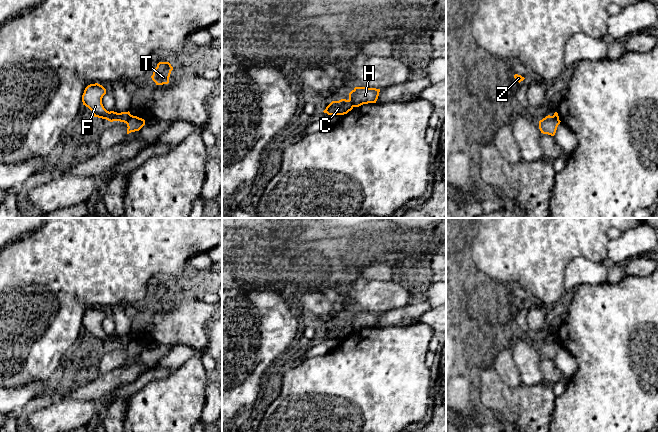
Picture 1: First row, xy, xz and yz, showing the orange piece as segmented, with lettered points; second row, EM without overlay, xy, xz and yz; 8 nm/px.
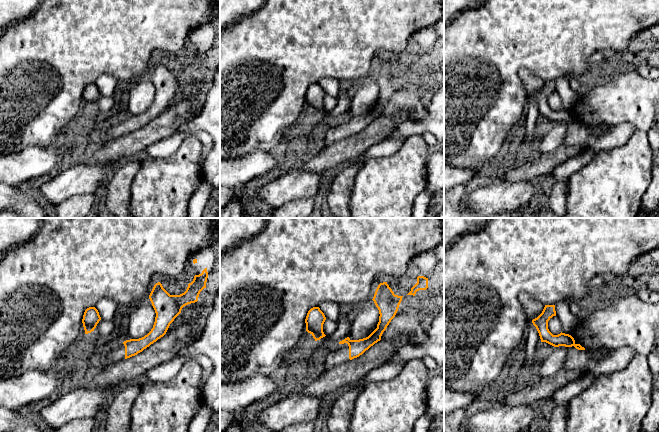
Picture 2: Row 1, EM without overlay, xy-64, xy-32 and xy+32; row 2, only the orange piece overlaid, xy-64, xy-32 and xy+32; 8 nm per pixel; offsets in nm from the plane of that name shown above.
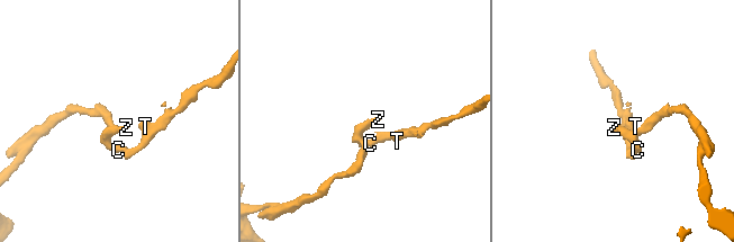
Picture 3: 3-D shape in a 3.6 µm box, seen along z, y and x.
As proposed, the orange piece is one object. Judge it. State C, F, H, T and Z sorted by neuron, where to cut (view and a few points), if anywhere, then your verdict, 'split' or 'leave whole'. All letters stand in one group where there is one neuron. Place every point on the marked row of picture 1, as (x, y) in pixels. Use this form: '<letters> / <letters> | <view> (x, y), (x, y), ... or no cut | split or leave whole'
C F Z / H T | xy (131, 115), (125, 122) | split

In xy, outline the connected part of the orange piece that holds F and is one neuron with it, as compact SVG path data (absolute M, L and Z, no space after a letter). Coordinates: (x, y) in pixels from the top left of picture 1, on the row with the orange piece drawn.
M98 83L90 84L85 88L82 95L83 105L92 111L94 117L106 119L110 122L120 121L126 123L131 116L130 112L107 111L102 104L102 98L105 94L106 89L102 85Z

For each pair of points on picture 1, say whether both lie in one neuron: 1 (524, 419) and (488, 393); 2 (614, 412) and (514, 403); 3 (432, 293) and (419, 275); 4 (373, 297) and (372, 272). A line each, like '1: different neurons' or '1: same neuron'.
1: same neuron
2: different neurons
3: different neurons
4: different neurons

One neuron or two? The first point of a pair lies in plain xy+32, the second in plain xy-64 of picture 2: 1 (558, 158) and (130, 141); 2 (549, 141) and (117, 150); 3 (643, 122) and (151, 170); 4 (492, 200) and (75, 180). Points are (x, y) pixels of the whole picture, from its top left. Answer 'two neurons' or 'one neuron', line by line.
1: one neuron
2: two neurons
3: one neuron
4: one neuron

